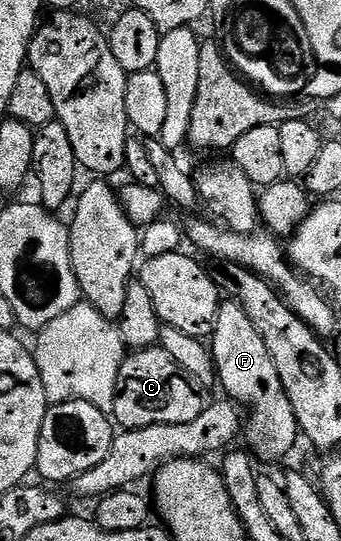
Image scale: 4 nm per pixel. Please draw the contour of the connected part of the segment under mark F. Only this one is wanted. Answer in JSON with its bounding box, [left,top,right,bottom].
[209,299,300,462]

